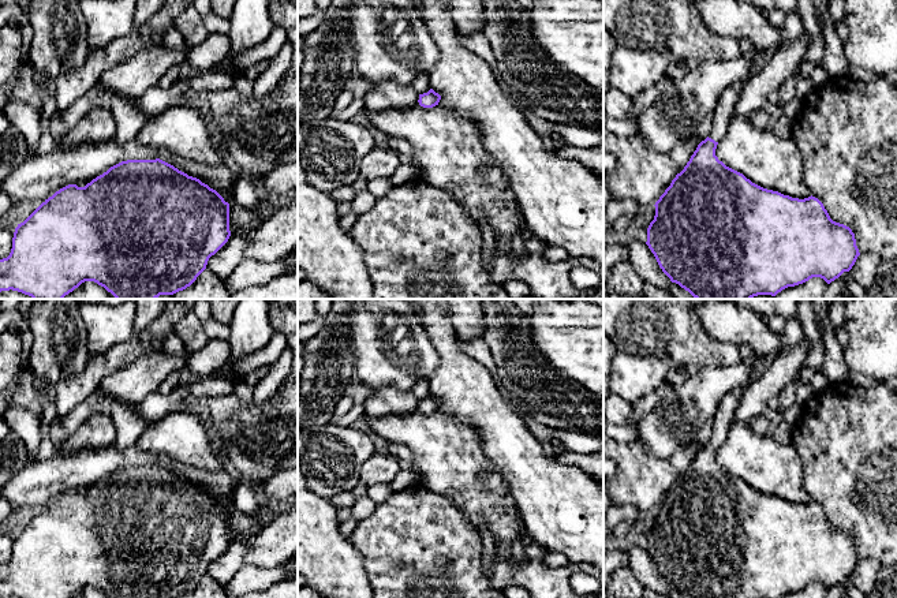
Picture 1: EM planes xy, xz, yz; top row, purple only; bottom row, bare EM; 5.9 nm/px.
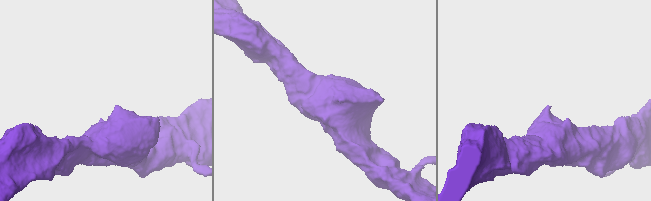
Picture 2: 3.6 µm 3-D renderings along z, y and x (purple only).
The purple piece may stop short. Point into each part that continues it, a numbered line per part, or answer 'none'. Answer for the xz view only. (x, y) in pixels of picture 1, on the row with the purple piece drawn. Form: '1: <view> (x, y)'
none

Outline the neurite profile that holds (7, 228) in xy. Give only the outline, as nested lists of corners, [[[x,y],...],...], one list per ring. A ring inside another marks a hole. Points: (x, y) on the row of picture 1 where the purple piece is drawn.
[[[10,216],[0,224],[0,259],[7,258],[12,248],[12,238],[18,227],[15,217]]]

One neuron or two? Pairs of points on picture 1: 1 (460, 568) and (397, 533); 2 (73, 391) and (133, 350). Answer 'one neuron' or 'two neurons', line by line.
1: one neuron
2: one neuron

